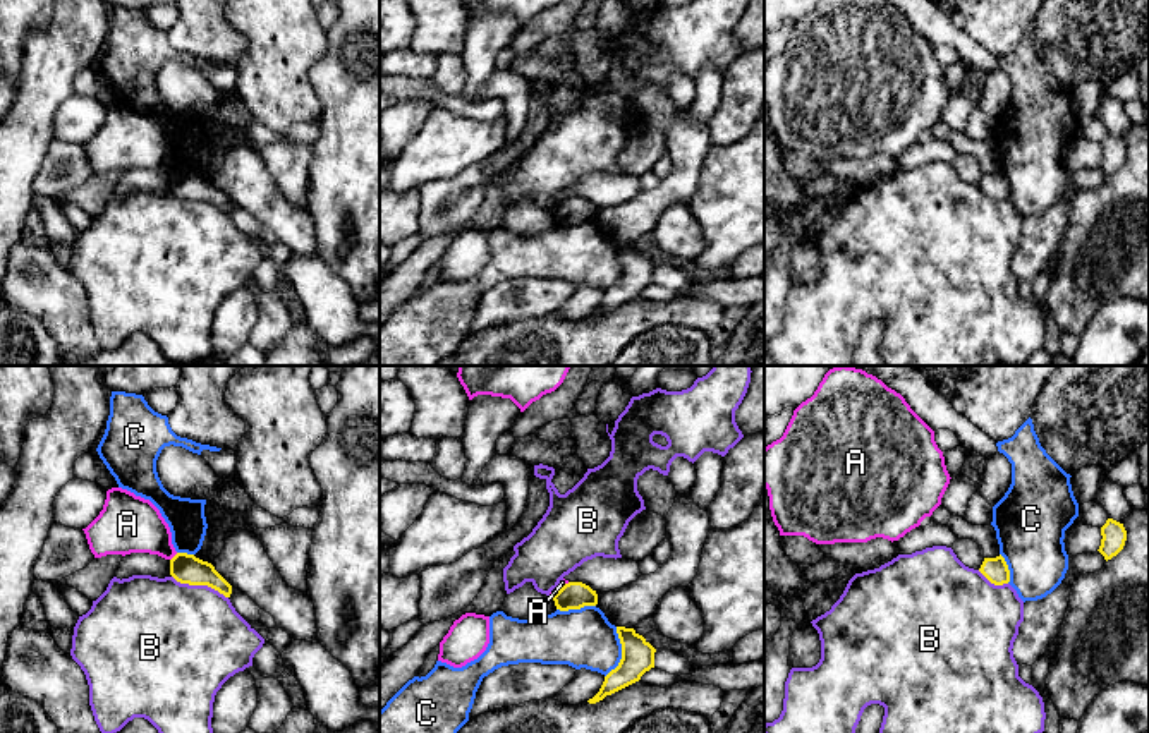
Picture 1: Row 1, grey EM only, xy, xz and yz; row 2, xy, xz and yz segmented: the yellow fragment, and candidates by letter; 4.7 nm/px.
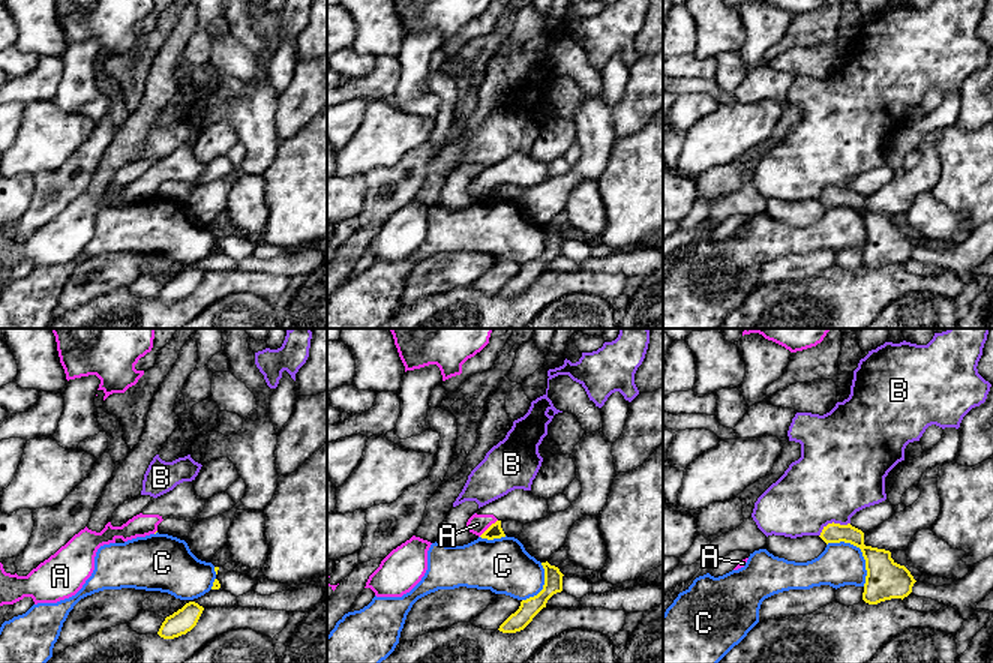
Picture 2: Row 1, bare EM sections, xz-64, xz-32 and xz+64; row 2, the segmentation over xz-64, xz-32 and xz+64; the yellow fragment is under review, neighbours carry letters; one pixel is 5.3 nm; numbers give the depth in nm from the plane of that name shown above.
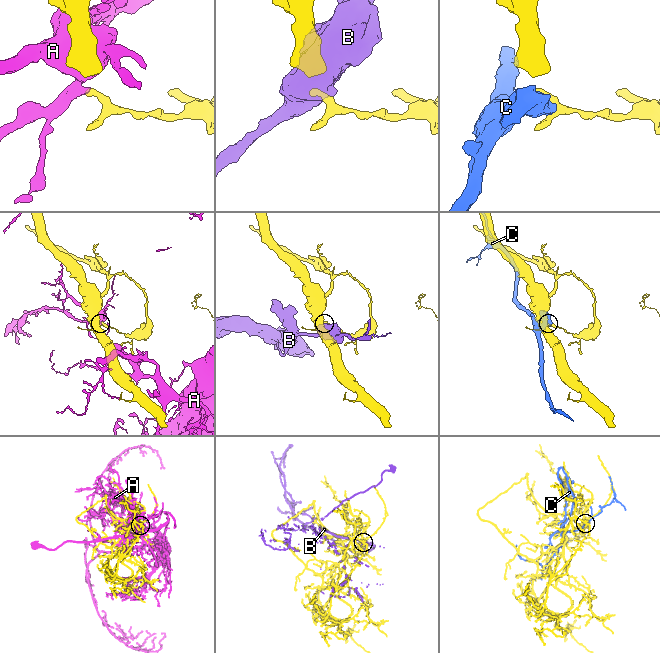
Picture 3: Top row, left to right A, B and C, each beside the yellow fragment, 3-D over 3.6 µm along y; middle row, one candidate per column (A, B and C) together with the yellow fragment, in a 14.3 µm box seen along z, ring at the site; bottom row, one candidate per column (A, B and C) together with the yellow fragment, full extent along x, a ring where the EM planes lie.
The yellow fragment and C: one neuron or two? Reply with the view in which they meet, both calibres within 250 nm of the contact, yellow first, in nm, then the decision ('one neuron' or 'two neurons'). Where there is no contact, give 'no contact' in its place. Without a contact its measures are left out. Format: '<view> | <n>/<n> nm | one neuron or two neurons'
xz | 160/280 nm | two neurons

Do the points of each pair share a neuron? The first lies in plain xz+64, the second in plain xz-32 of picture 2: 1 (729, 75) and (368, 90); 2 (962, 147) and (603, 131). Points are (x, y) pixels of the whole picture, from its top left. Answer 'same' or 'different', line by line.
1: same
2: different

